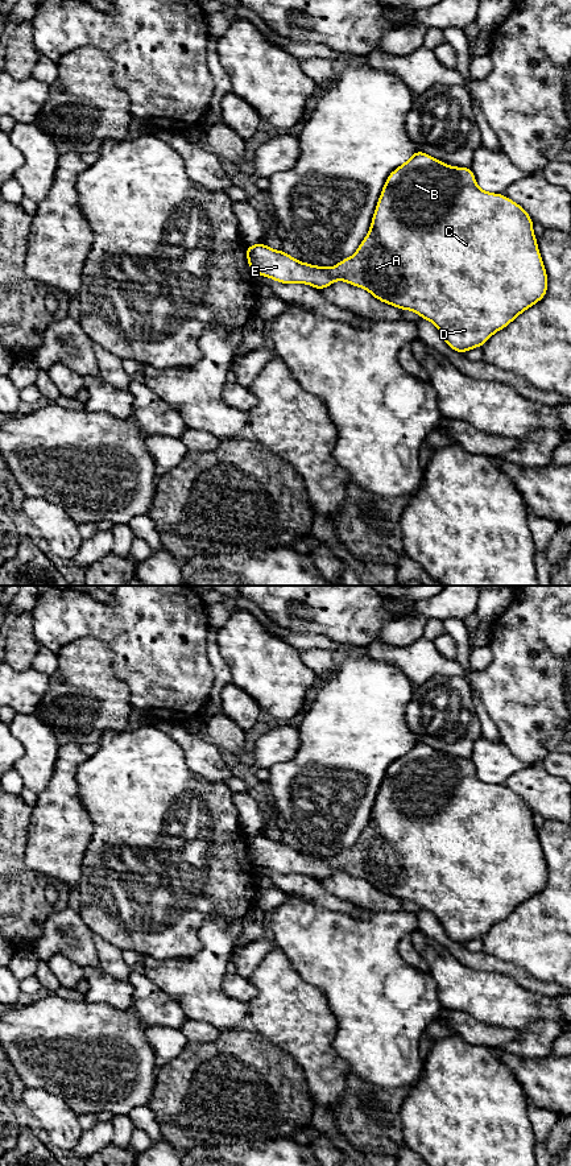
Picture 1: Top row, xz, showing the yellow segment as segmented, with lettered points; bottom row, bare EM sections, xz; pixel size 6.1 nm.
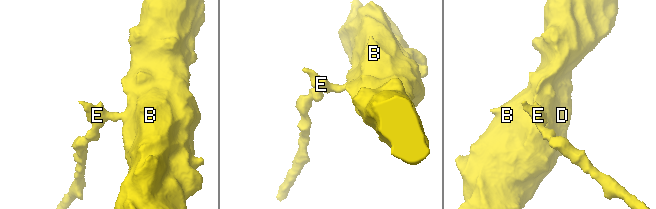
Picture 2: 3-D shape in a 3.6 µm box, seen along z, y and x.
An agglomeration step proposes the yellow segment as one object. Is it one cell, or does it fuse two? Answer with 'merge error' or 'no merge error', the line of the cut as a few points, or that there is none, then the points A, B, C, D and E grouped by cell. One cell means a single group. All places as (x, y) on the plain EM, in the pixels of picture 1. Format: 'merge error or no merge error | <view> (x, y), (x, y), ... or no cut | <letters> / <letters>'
no merge error | no cut | A B C D E

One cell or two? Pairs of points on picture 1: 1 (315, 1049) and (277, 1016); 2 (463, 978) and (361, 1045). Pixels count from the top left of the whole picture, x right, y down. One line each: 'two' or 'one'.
1: one
2: two

